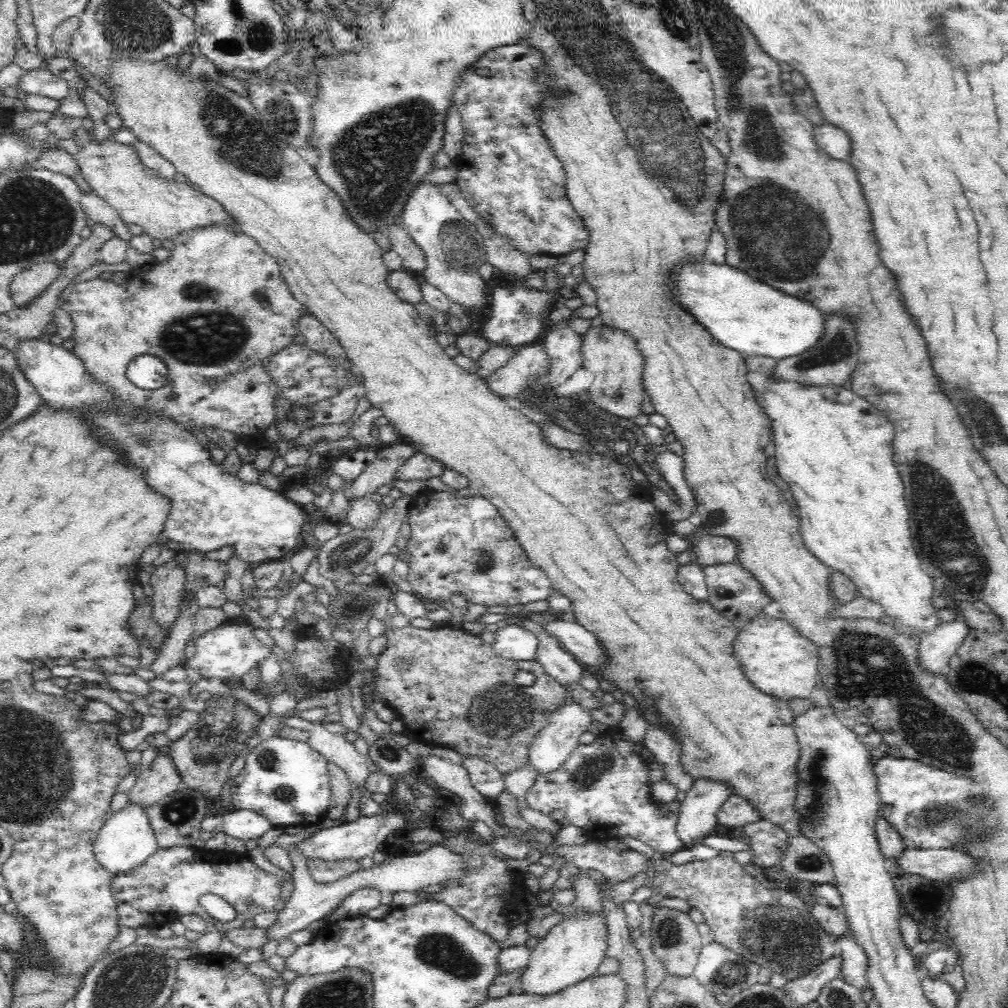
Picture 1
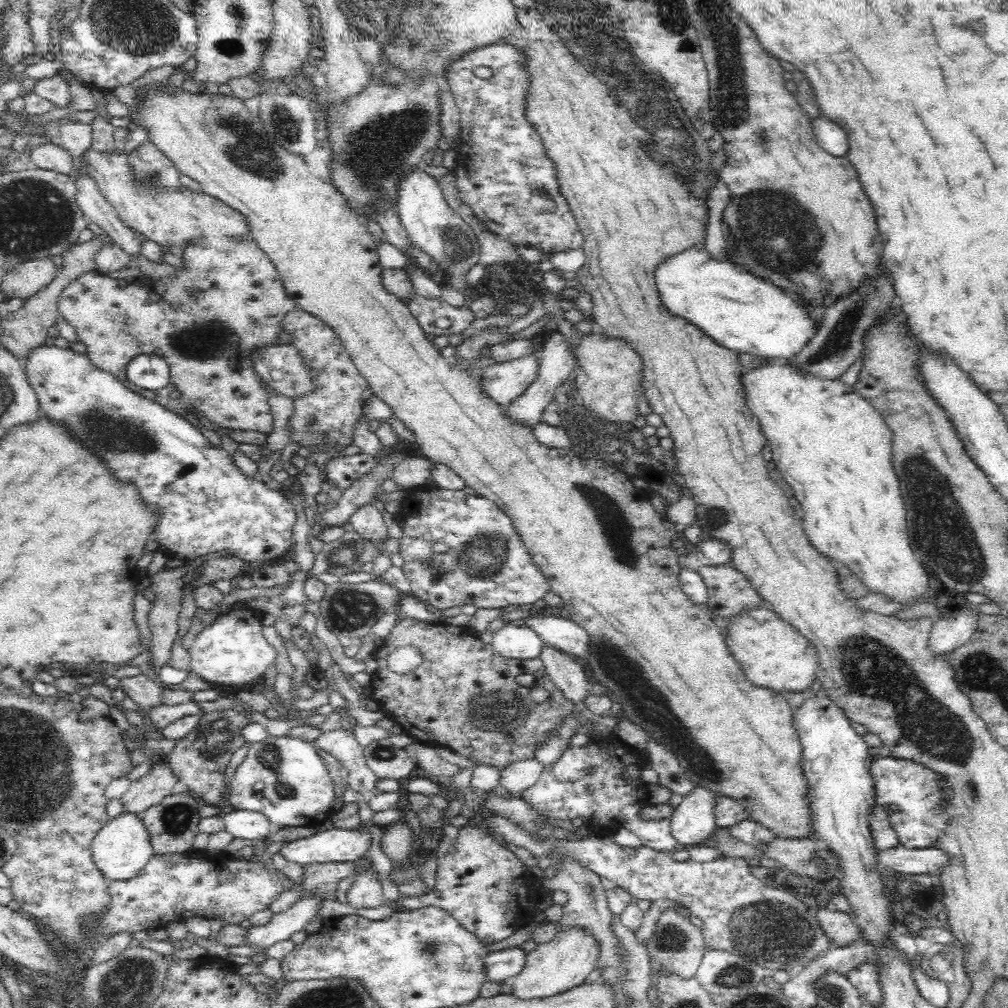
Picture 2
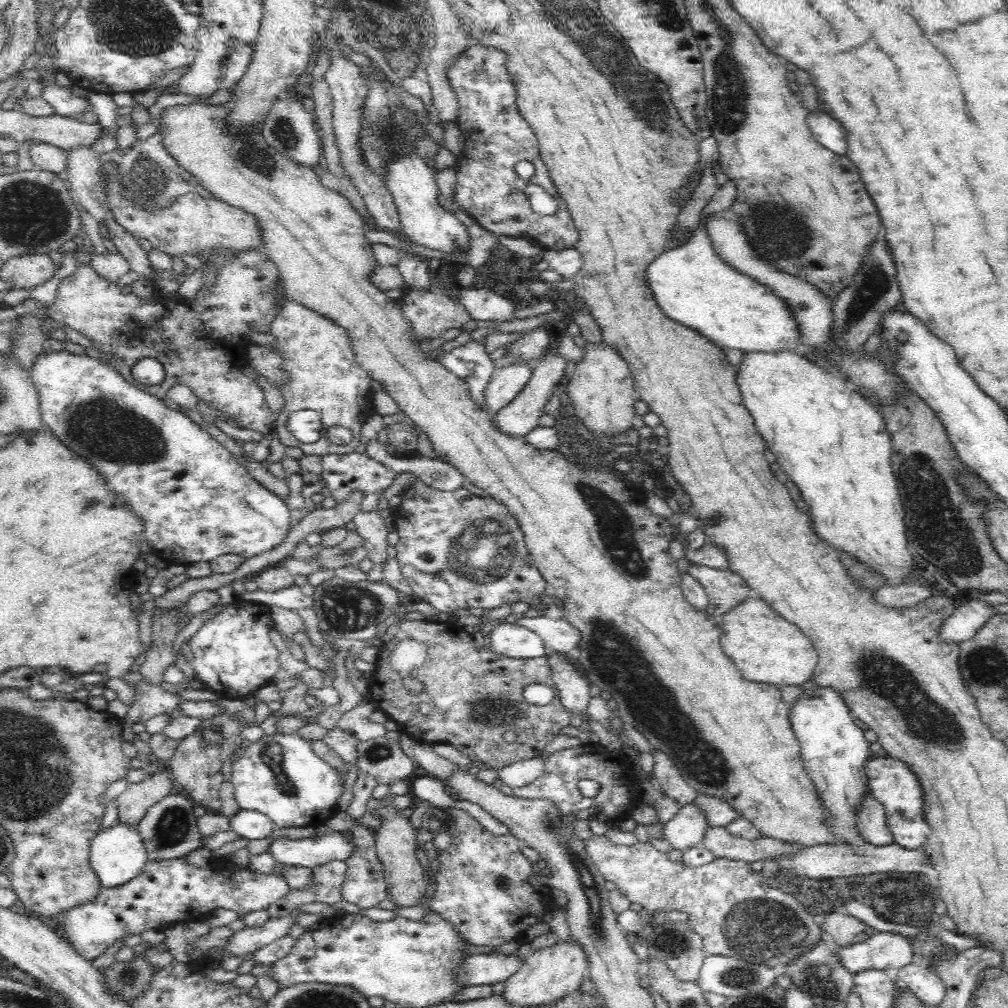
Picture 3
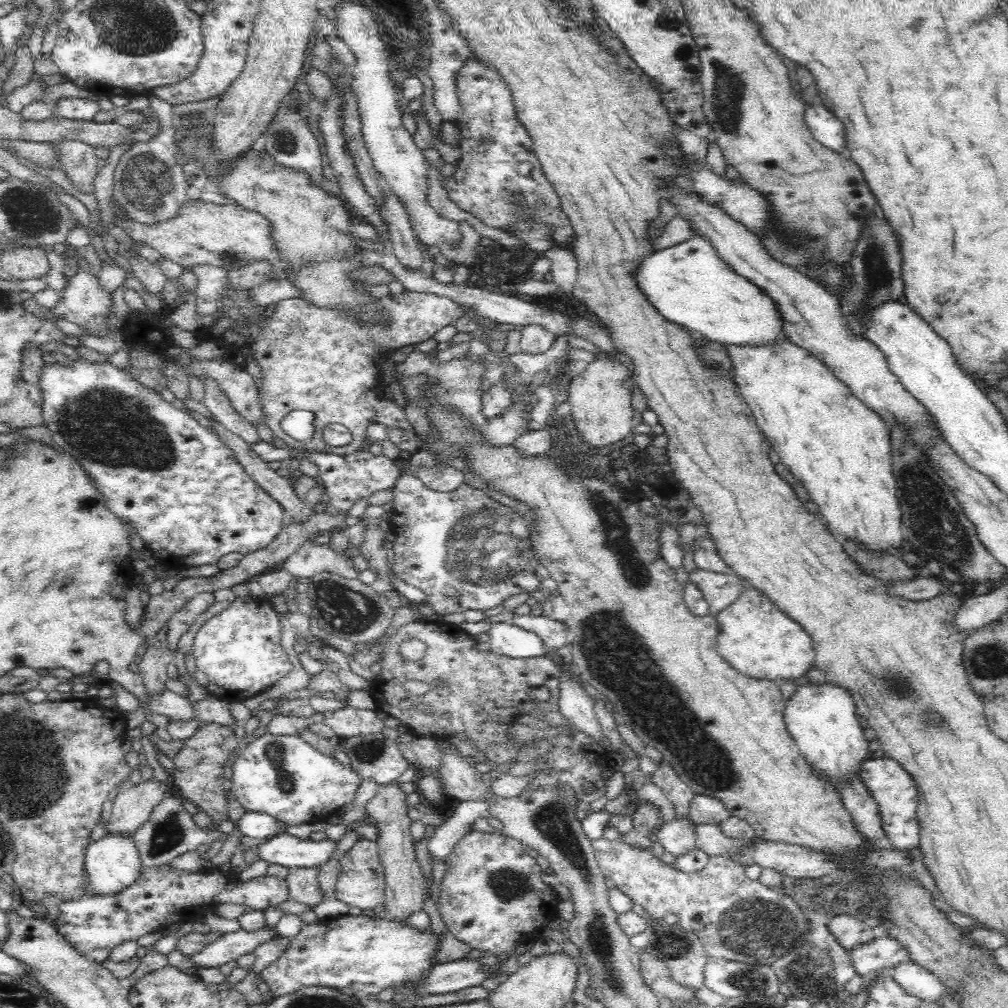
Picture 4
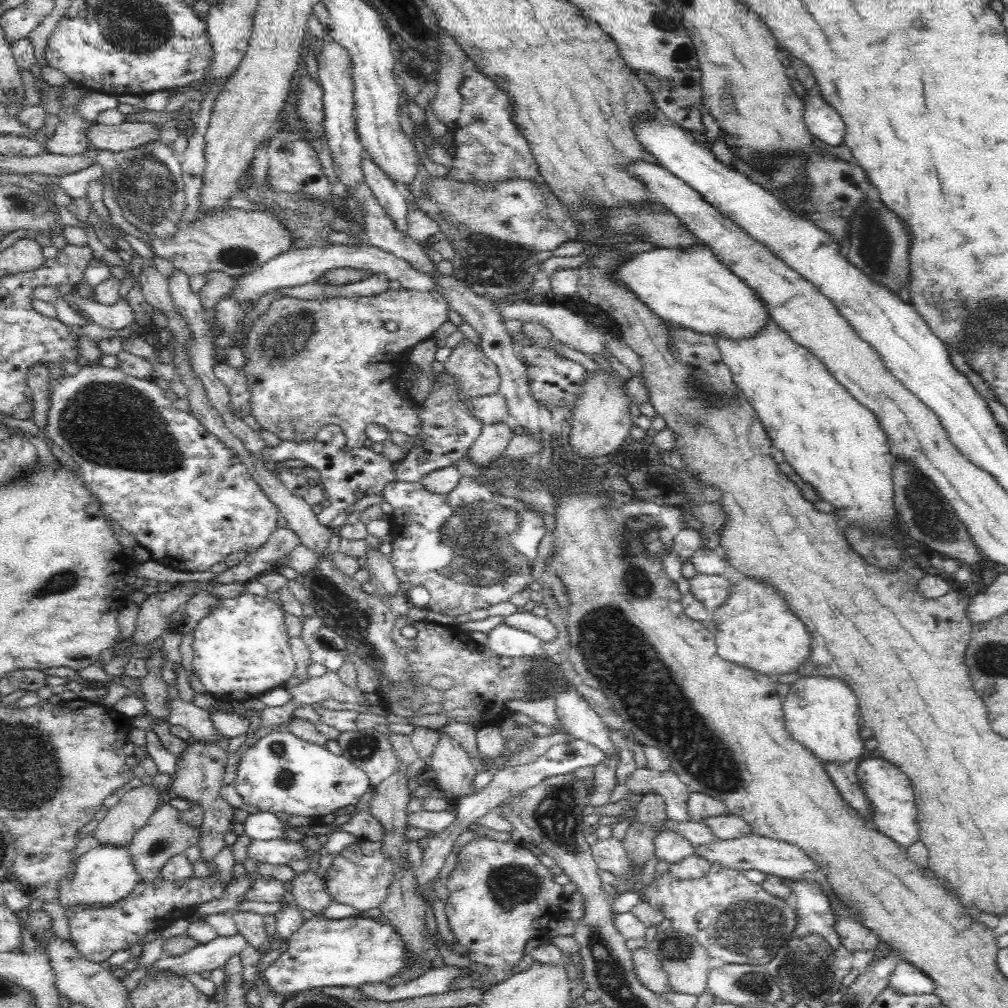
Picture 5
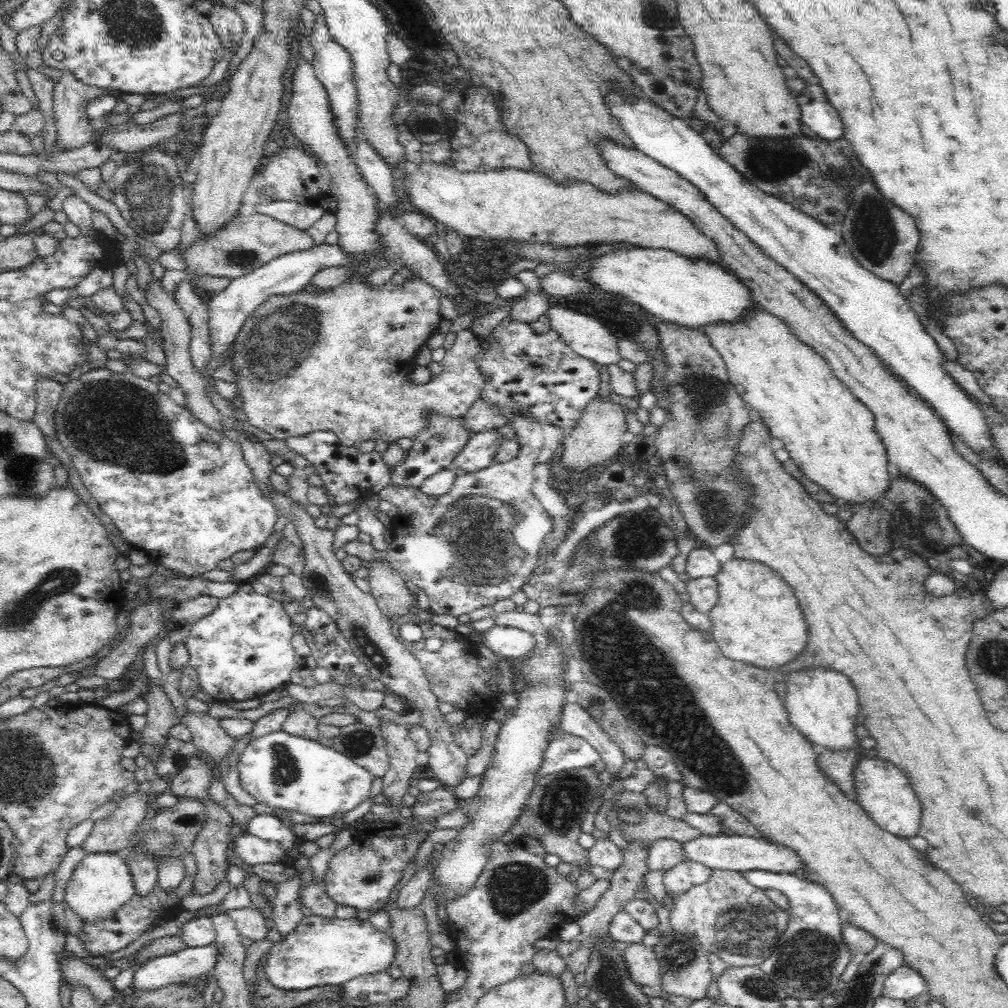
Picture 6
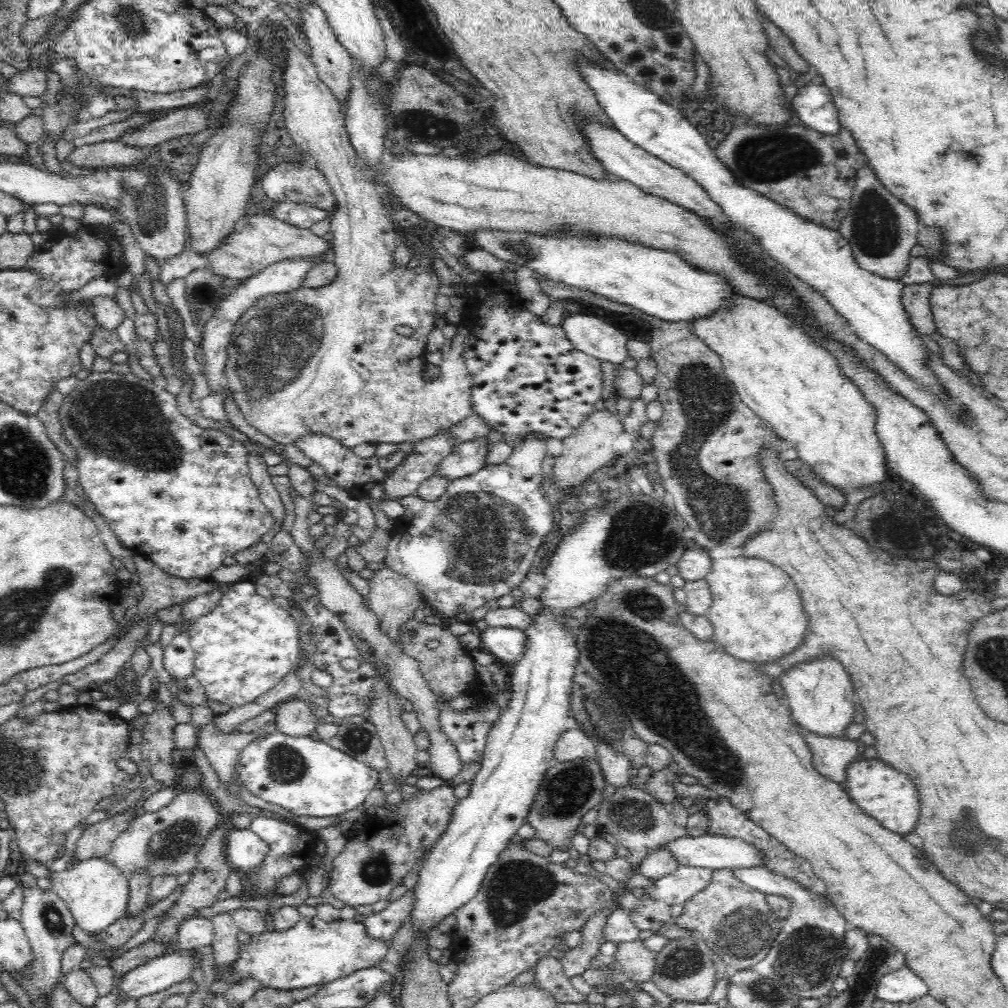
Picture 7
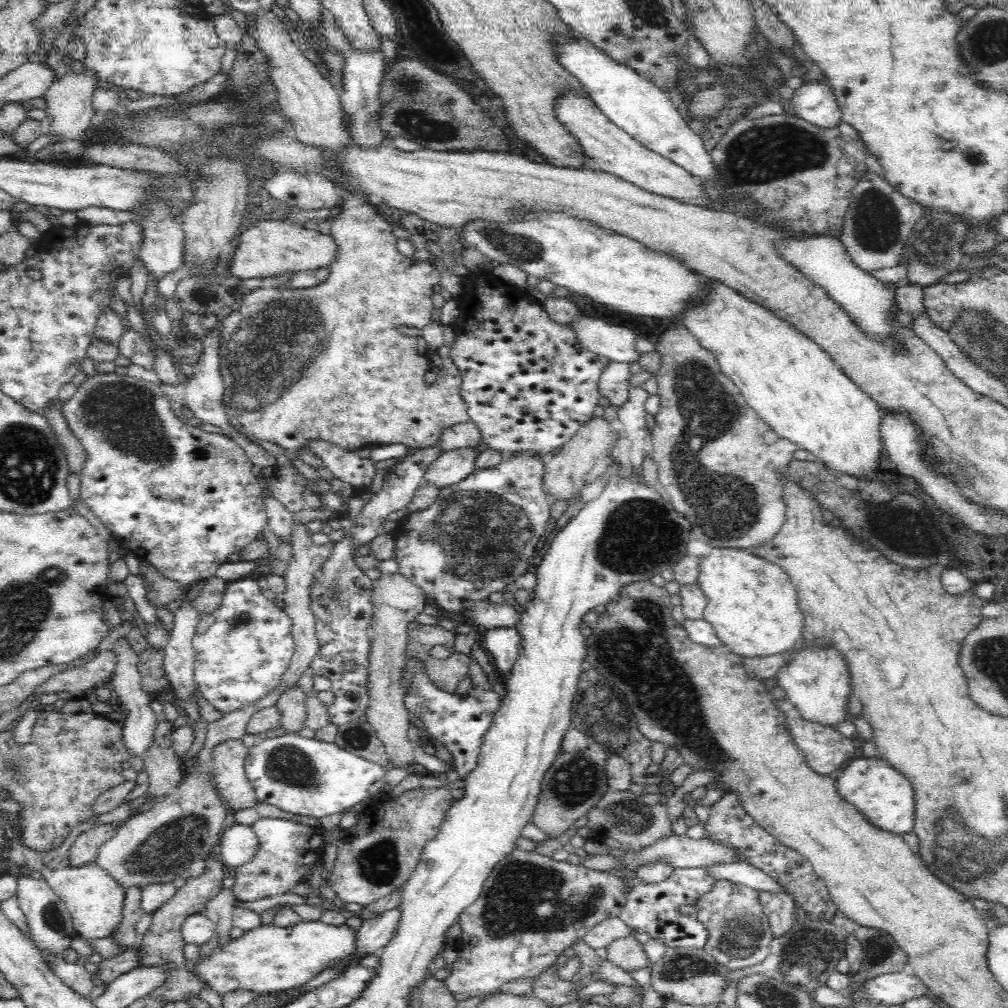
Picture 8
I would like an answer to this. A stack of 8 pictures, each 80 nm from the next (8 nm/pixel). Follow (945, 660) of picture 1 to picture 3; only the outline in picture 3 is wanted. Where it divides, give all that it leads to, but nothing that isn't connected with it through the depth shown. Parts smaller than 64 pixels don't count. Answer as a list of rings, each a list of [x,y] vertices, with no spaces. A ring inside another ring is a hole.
[[[976,597],[963,603],[942,624],[942,639],[944,641],[968,640],[973,637],[992,616],[996,614],[996,608],[992,602],[977,600]]]

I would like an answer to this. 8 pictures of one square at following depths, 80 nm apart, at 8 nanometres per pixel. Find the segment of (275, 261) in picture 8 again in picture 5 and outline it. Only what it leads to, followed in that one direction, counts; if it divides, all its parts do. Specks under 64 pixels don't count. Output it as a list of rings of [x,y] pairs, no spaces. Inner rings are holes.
[[[226,208],[220,214],[200,217],[194,224],[180,224],[174,238],[160,240],[149,236],[152,250],[158,256],[172,261],[181,272],[190,276],[221,272],[232,278],[252,272],[276,256],[300,246],[300,239],[274,215],[268,212],[254,212],[242,209]]]

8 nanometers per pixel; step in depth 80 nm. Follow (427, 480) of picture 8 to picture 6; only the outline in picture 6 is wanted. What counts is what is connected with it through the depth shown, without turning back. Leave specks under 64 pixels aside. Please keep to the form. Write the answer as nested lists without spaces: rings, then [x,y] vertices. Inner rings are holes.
[[[498,430],[472,435],[468,444],[458,452],[449,468],[456,474],[474,473],[488,468],[494,460],[494,454],[504,440]]]

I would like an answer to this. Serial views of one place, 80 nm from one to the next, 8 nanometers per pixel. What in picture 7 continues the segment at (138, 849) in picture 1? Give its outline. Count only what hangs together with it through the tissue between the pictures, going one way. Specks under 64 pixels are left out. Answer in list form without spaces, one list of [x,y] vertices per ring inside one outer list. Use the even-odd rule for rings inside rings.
[[[20,852],[19,858],[19,865],[24,872],[34,875],[37,879],[50,880],[53,892],[64,900],[71,916],[75,919],[76,926],[89,937],[100,937],[114,922],[125,916],[128,894],[130,894],[129,880],[120,875],[116,869],[112,869],[112,866],[108,866],[103,857],[75,863],[64,872],[52,872],[52,874],[50,868],[28,857],[26,853]]]

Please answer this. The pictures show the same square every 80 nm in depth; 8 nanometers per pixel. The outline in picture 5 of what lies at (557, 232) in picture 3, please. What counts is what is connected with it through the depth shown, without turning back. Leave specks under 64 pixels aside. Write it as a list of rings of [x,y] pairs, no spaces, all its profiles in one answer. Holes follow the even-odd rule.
[[[472,69],[468,78],[460,86],[462,102],[456,119],[453,143],[456,154],[453,156],[448,175],[457,180],[480,180],[481,182],[509,181],[512,178],[525,178],[533,182],[544,182],[539,176],[538,165],[534,160],[527,140],[513,127],[509,116],[511,104],[505,92],[498,90],[489,78]]]

